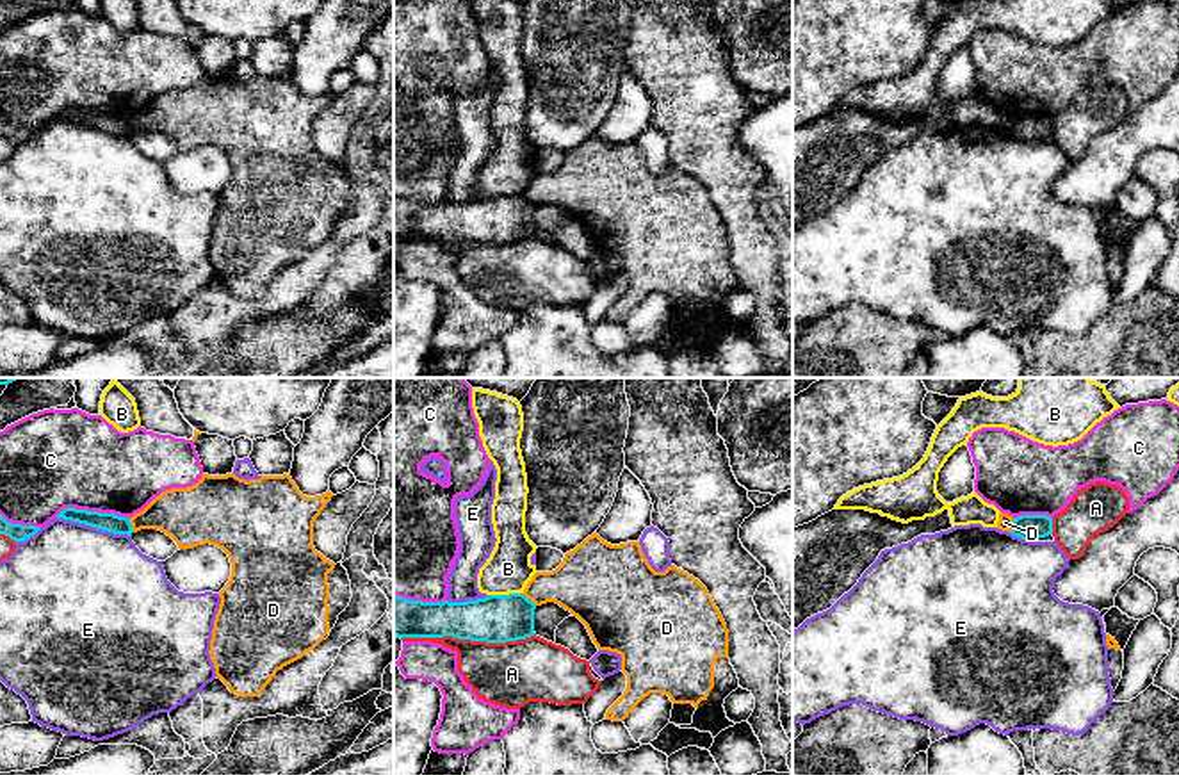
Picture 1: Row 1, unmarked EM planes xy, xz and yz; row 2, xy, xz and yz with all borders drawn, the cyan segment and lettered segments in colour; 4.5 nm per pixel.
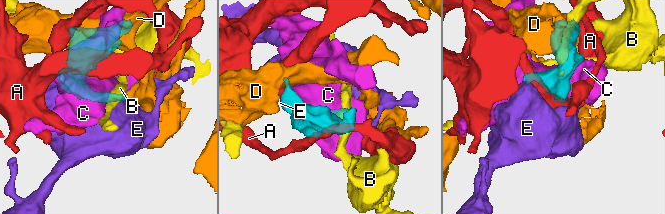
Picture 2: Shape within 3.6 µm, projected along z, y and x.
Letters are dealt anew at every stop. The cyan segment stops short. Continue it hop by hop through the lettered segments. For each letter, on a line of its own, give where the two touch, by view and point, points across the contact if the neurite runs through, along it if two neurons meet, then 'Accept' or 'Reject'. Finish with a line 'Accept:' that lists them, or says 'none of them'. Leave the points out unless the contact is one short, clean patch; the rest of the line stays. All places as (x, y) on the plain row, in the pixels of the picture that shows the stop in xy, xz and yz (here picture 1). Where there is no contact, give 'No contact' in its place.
A: Touches cyan at xz (467, 239). Reject
B: Touches cyan at xz (504, 196). Reject
C: Touches cyan at xy (93, 113). Reject
D: Touches cyan at xy (130, 127). Boundary: xy (129, 120), (134, 132). Reject
E: Touches cyan at xy (93, 127). Reject
Accept: none of them

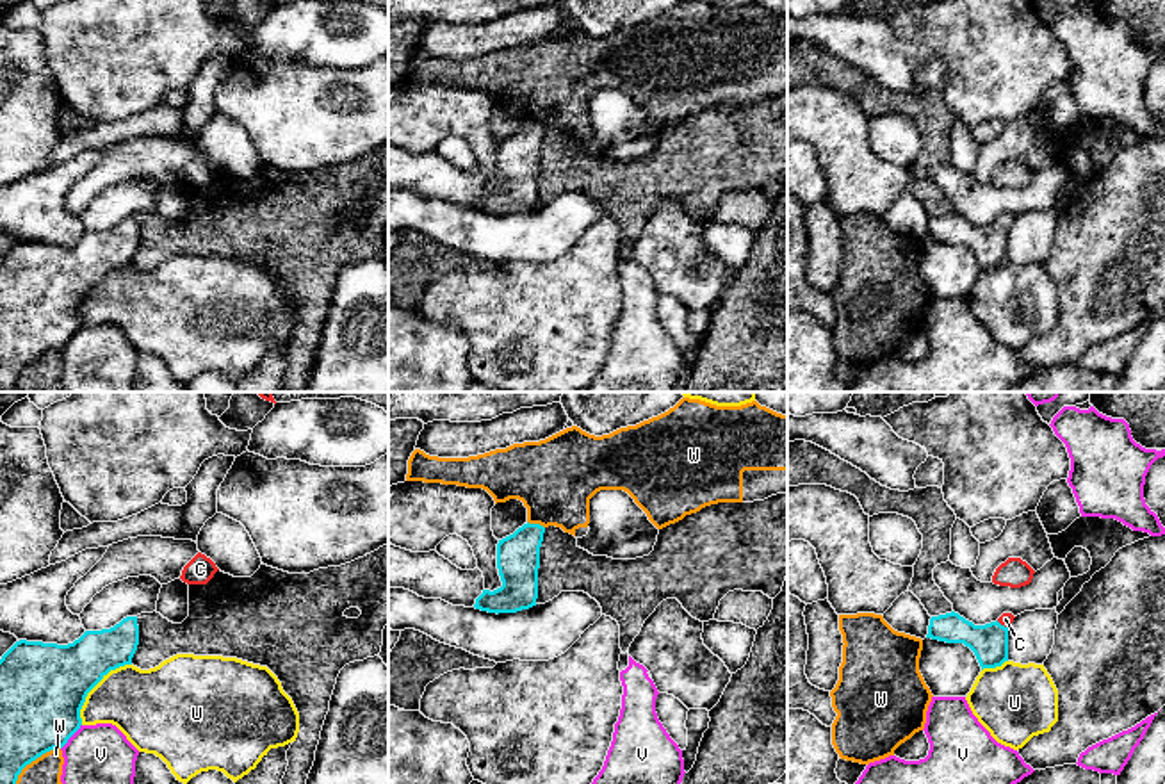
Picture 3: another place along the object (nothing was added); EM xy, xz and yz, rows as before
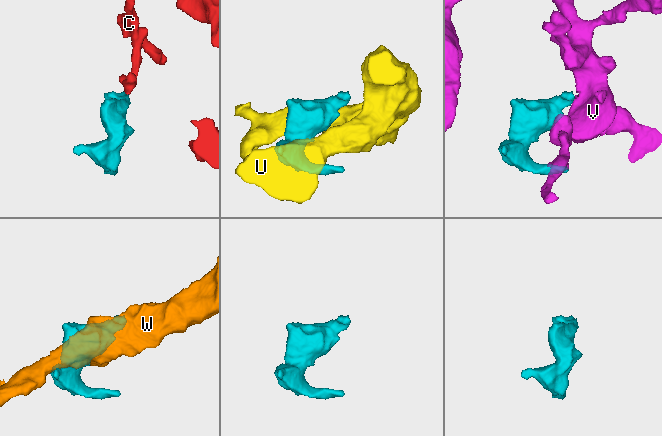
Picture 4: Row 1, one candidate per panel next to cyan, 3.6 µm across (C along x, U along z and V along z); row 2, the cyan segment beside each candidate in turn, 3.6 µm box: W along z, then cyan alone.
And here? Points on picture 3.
C: Touches cyan at yz (1000, 225). Path across: yz (989, 243), (1000, 225), (1005, 220). Accept
U: Touches cyan at xy (93, 287). Reject
V: Touches cyan at xy (72, 335). Reject
W: Touches cyan at xz (537, 125). Reject
Accept: C

